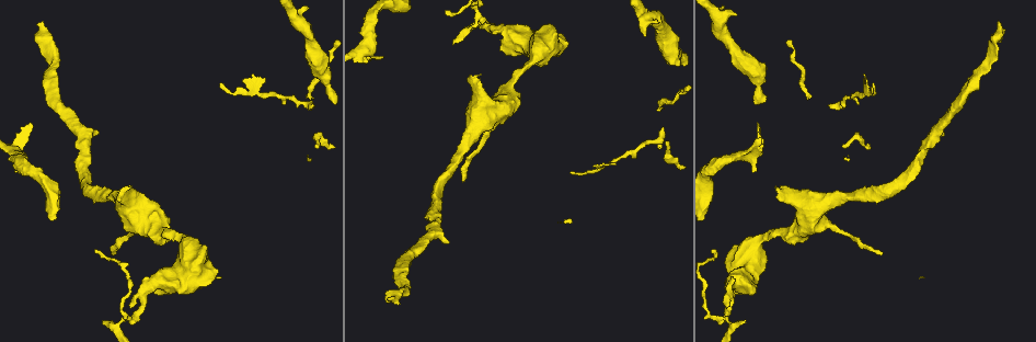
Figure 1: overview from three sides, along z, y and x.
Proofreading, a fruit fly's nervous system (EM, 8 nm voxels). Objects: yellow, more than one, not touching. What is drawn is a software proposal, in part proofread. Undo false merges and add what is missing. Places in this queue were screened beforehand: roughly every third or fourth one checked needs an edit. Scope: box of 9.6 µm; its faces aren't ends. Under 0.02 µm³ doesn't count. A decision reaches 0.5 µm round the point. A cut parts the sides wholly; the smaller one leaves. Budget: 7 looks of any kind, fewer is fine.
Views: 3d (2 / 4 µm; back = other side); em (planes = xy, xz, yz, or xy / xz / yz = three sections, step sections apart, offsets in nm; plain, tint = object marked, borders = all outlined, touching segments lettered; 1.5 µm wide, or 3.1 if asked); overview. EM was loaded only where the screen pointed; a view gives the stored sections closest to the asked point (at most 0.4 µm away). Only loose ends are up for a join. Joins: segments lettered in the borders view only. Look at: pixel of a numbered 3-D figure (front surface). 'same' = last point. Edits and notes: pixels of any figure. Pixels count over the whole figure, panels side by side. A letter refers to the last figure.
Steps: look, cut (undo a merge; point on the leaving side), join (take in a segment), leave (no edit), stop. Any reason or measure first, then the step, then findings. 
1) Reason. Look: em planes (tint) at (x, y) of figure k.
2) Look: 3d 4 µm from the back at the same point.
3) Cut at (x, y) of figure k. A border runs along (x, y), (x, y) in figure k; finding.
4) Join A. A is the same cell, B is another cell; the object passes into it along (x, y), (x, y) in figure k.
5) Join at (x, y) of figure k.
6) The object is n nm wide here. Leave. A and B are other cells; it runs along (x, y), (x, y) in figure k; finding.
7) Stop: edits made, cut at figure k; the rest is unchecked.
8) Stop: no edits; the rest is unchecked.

Free end. Look: 3d 2 µm at (129, 184) of figure 1.

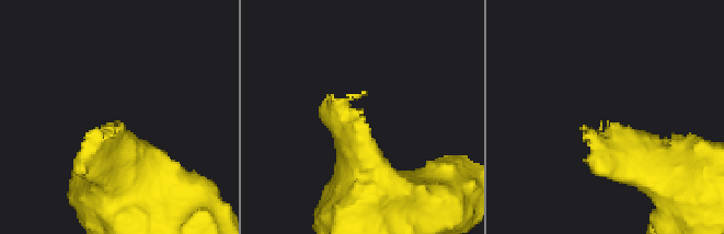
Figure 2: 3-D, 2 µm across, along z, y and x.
Look: em planes (borders) at (353, 94) of figure 2.

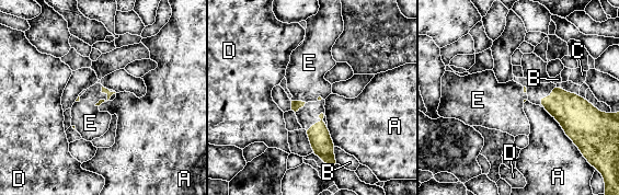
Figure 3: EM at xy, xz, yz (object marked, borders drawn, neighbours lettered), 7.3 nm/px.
Join at (90, 123) of figure 3. E is the same cell, A, B, C and D are other cells; the neuron continues.

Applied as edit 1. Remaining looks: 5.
Look: overview.

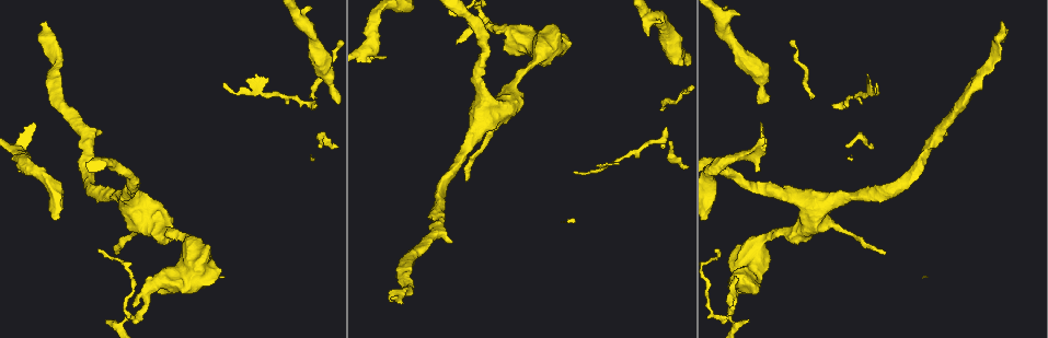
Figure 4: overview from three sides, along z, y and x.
Free end. Look: em xy step 4 (tint) at (32, 125) of figure 4.

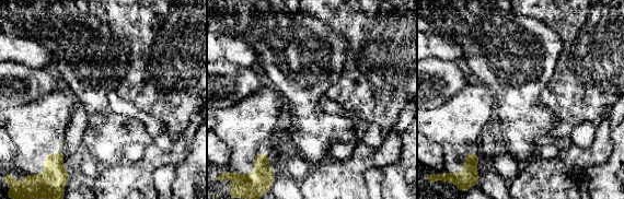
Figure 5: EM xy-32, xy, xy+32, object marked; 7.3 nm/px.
Cut it another way. Look: em planes (borders) at the same point.

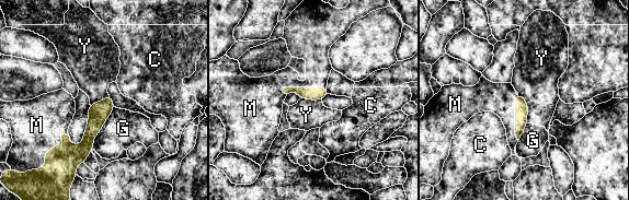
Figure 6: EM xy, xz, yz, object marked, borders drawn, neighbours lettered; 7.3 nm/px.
Leave. C, G, M and Y are other cells; it runs along (109, 100), (88, 140), (65, 149) in figure 6; none of them fits.

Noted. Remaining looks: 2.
An open end. Look: 3d 4 µm at (457, 44) of figure 4.

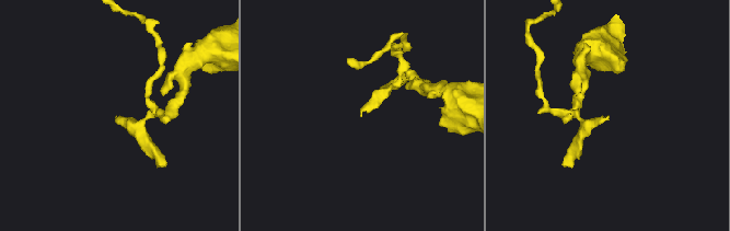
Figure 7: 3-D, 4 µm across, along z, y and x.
Shape alone is not enough. Look: em planes (borders) at (360, 116) of figure 7.

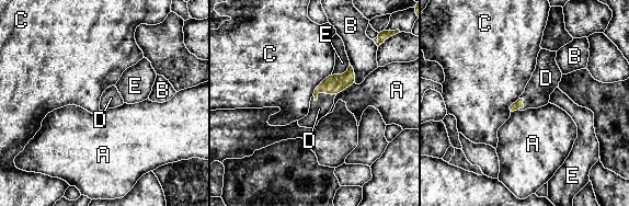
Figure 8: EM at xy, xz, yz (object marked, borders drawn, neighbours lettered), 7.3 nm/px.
The longest contact is with C, 220 nm. Join at (319, 109) of figure 8. D is the same cell, A, B, C and E are other cells; the object passes into it along (333, 84), (322, 92), (319, 109) in figure 8; the neuron continues.

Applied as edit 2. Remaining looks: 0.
Stop: edits made, join at figure 3, join at figure 8; the rest is unchecked.

